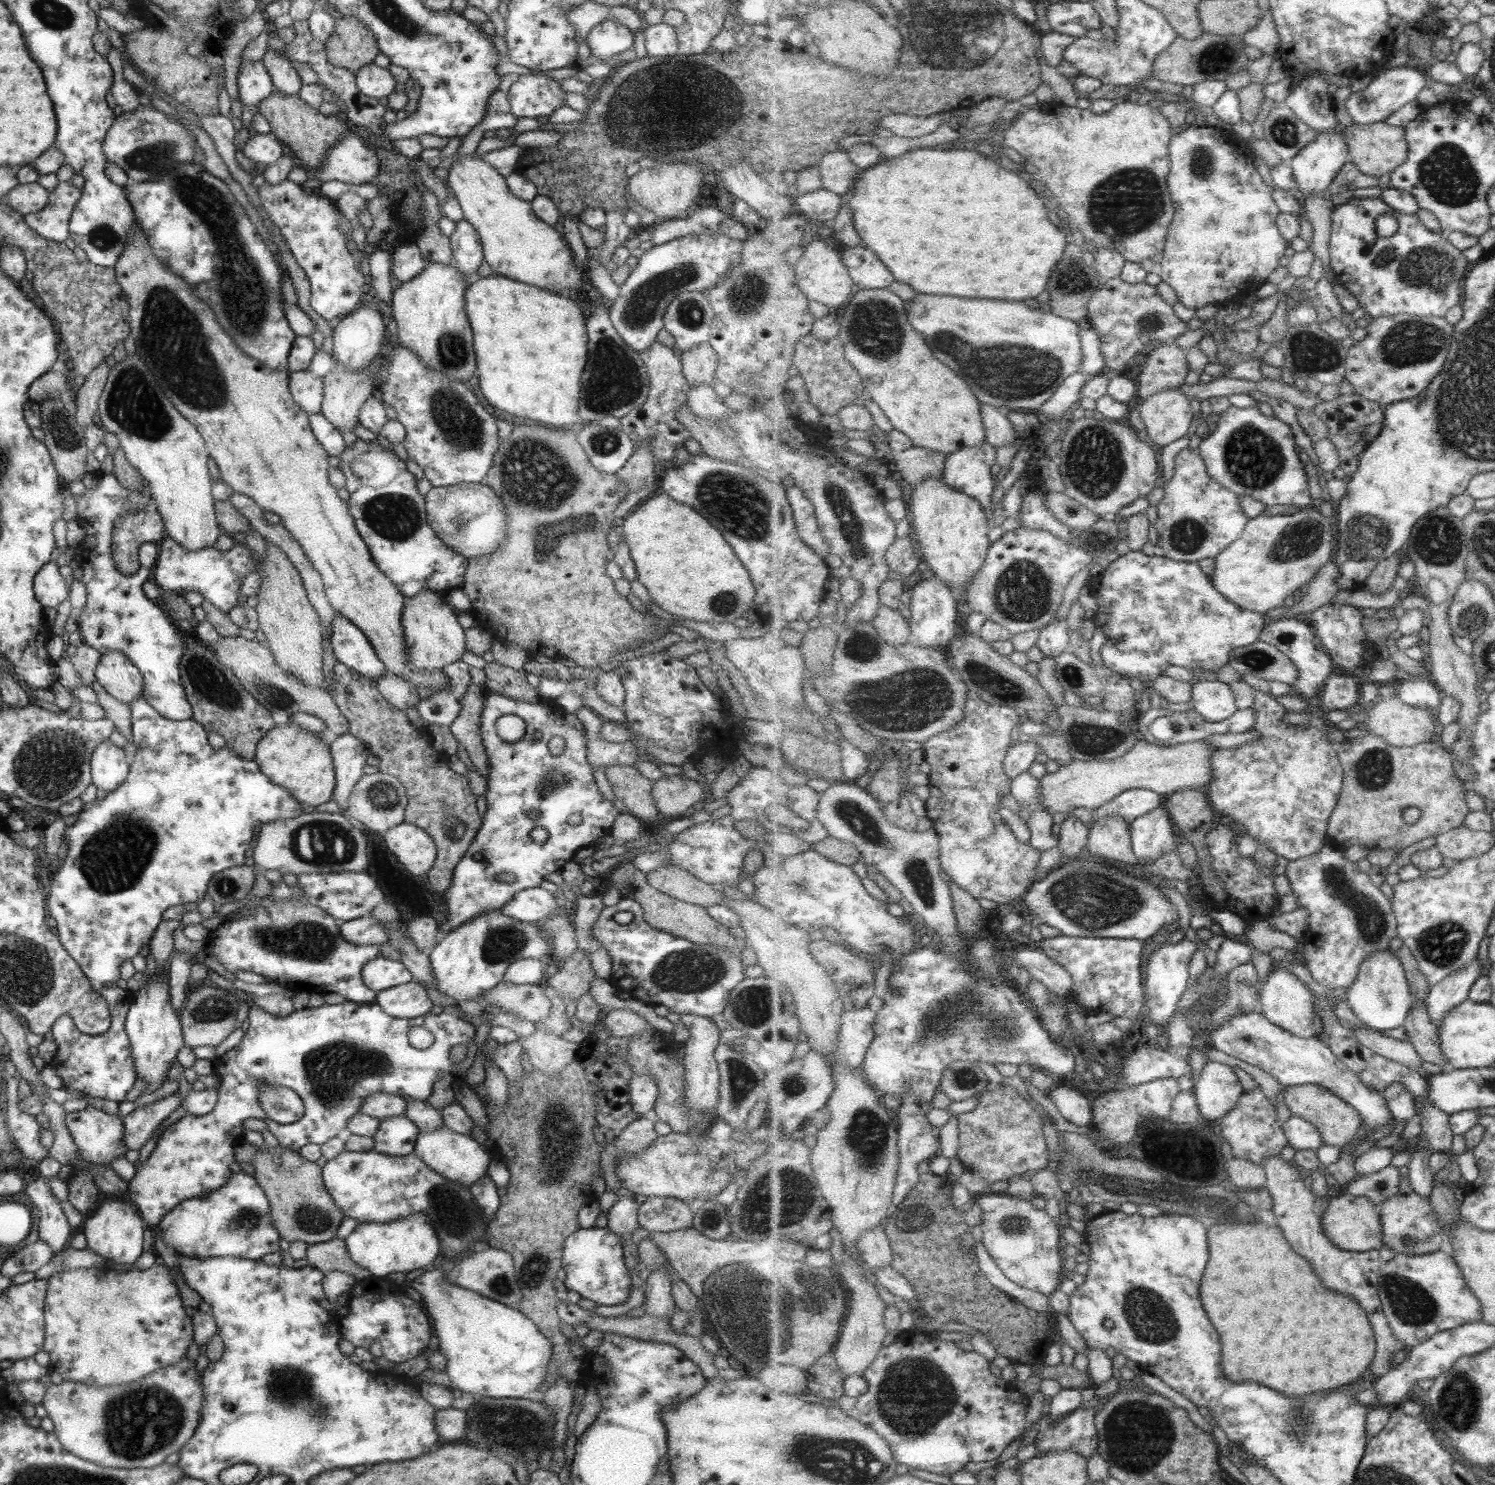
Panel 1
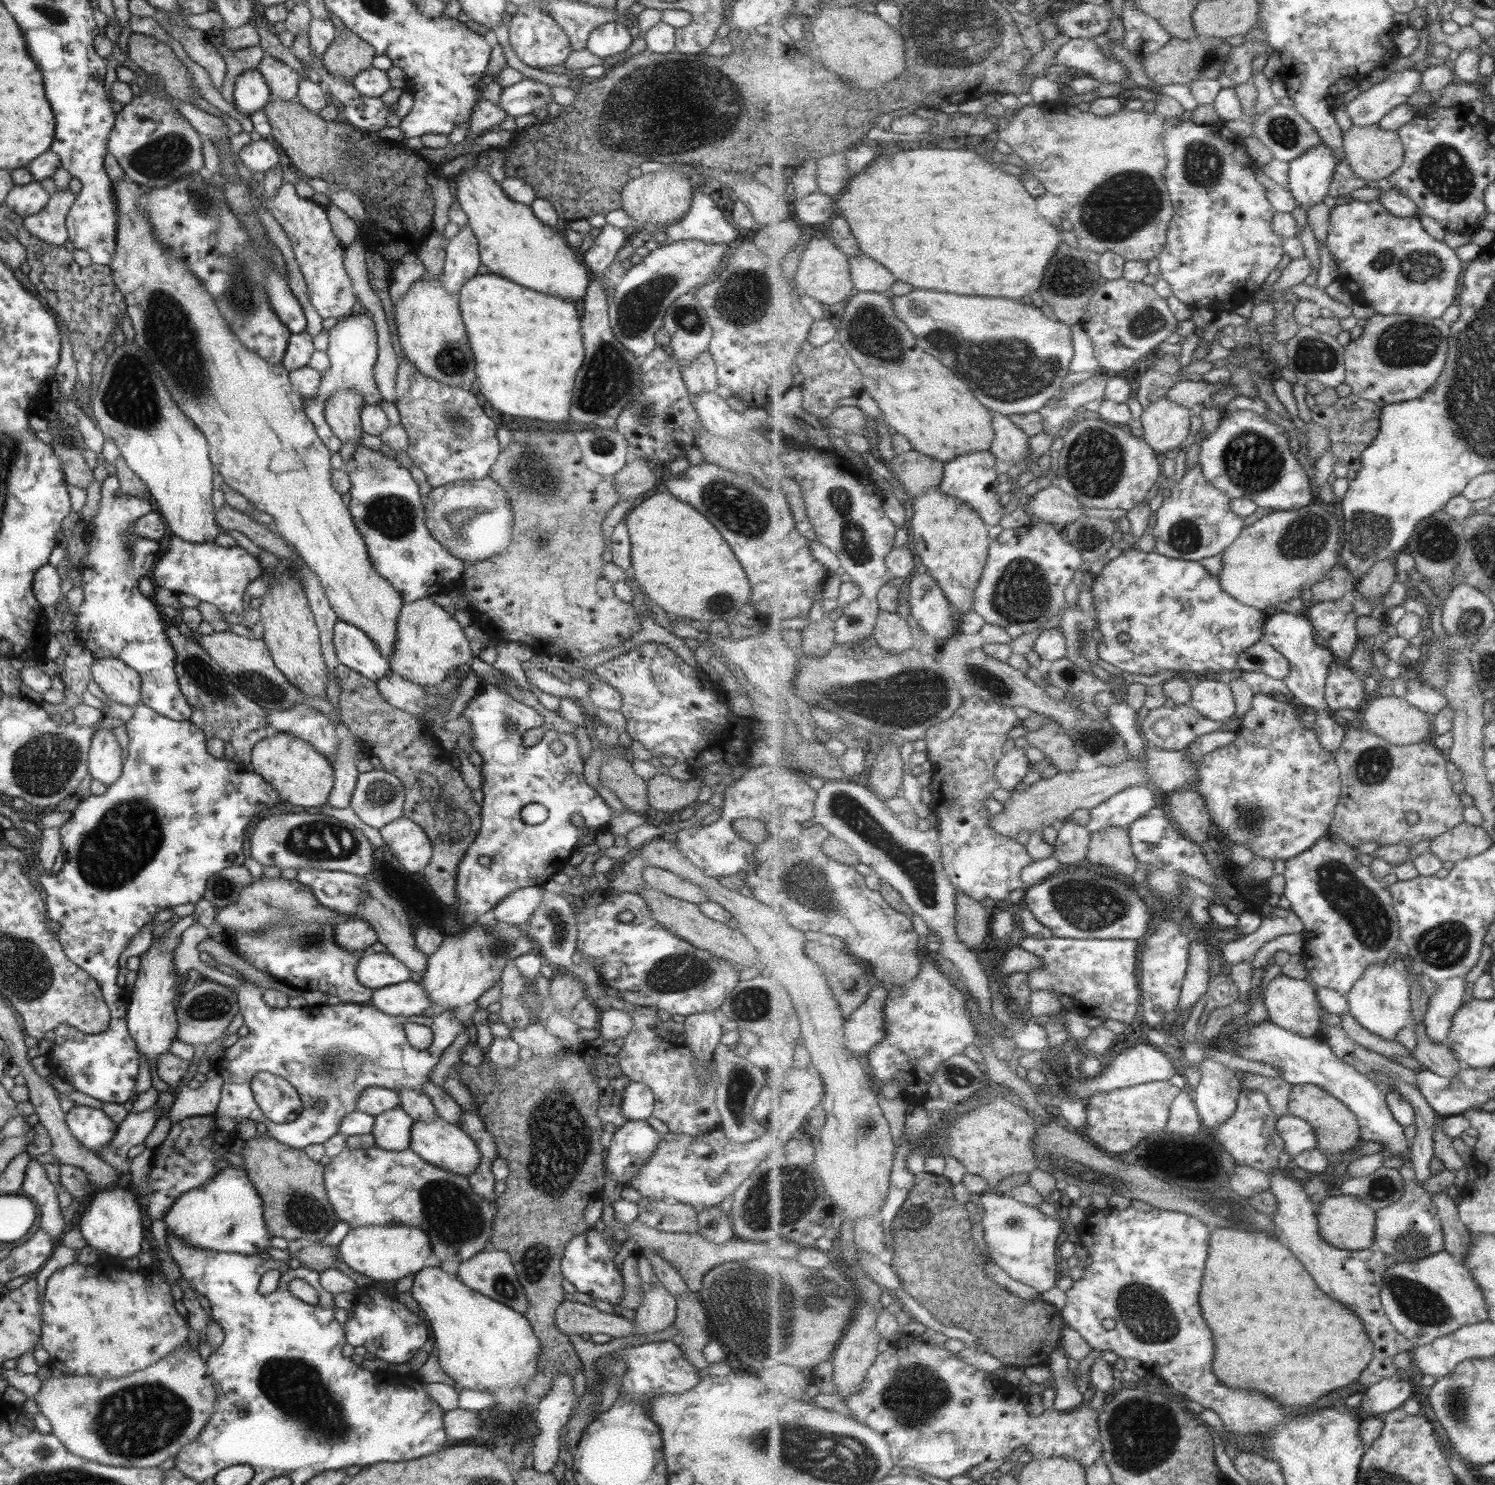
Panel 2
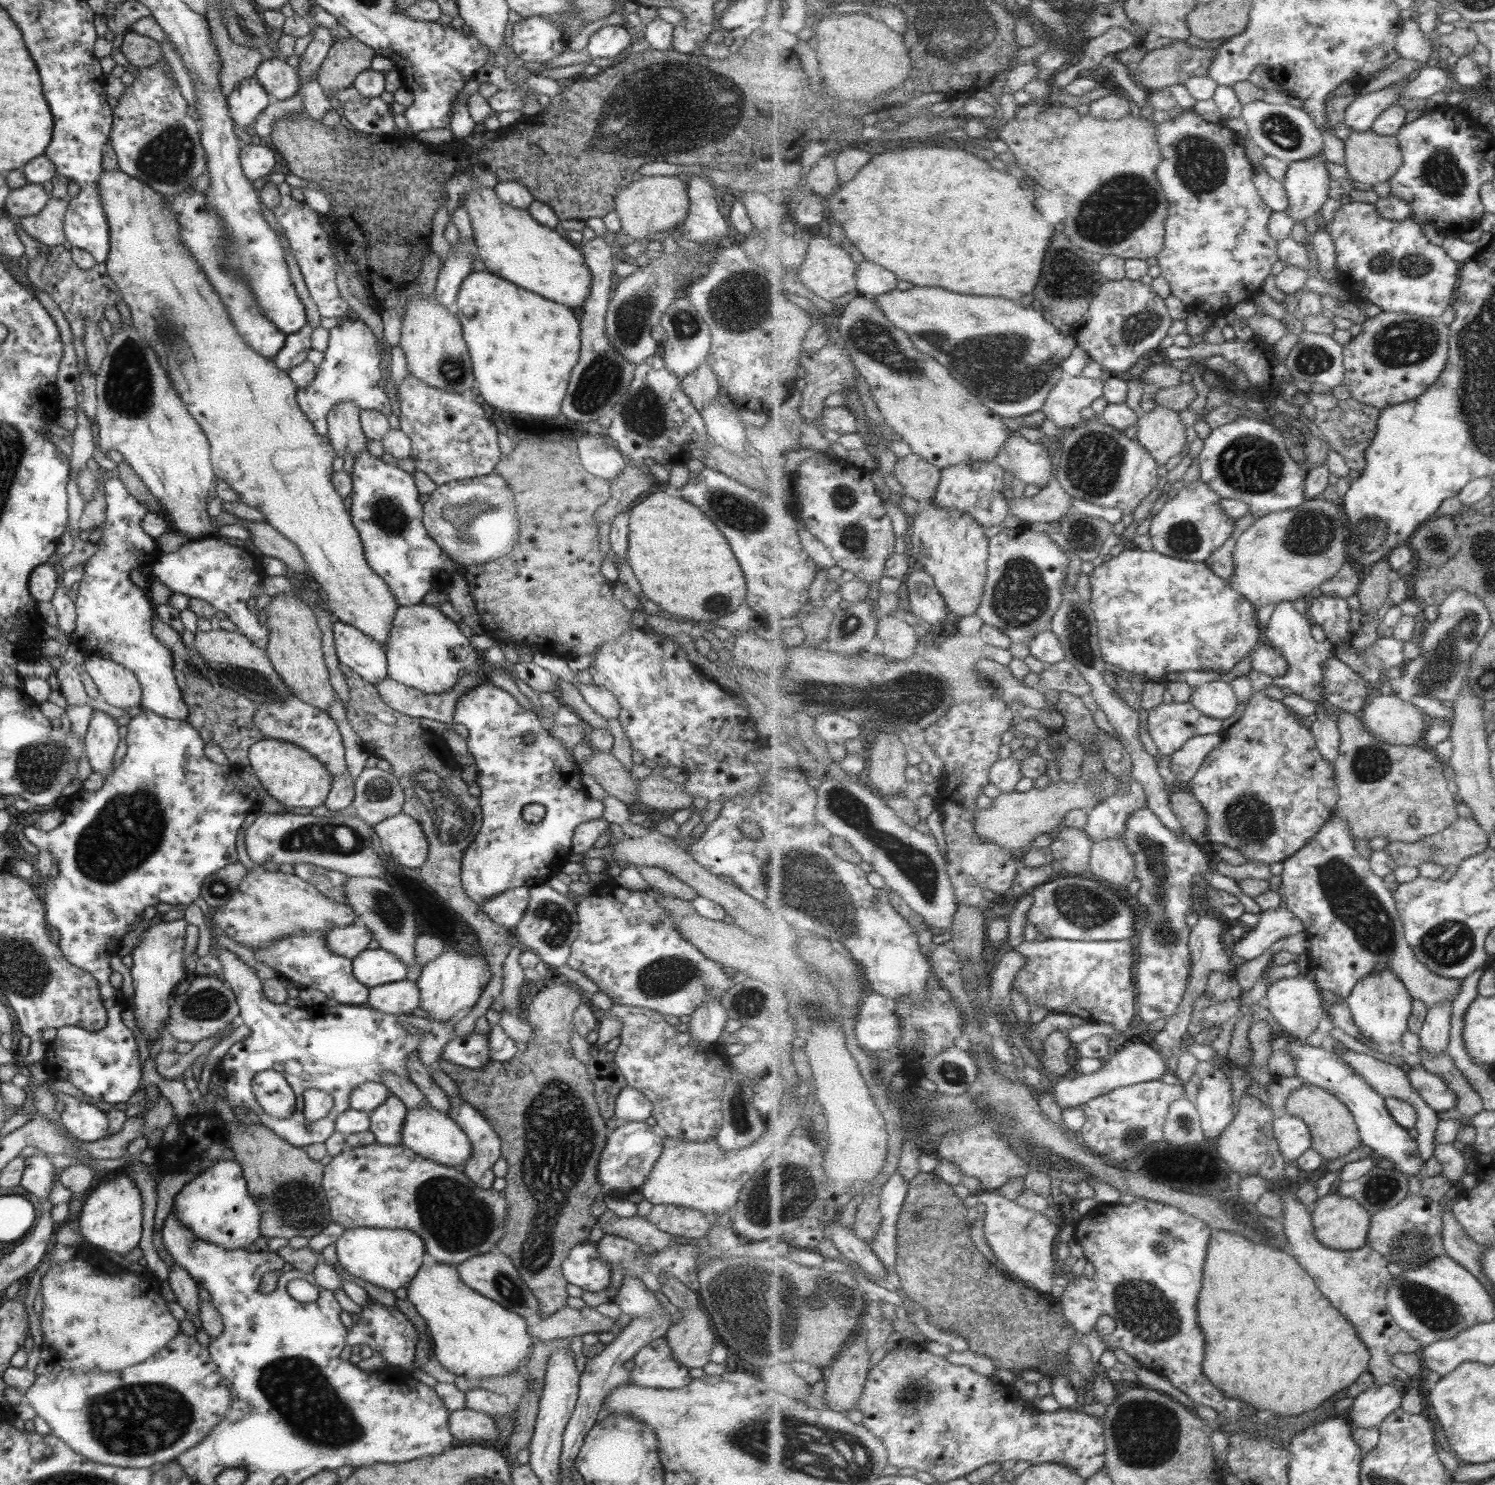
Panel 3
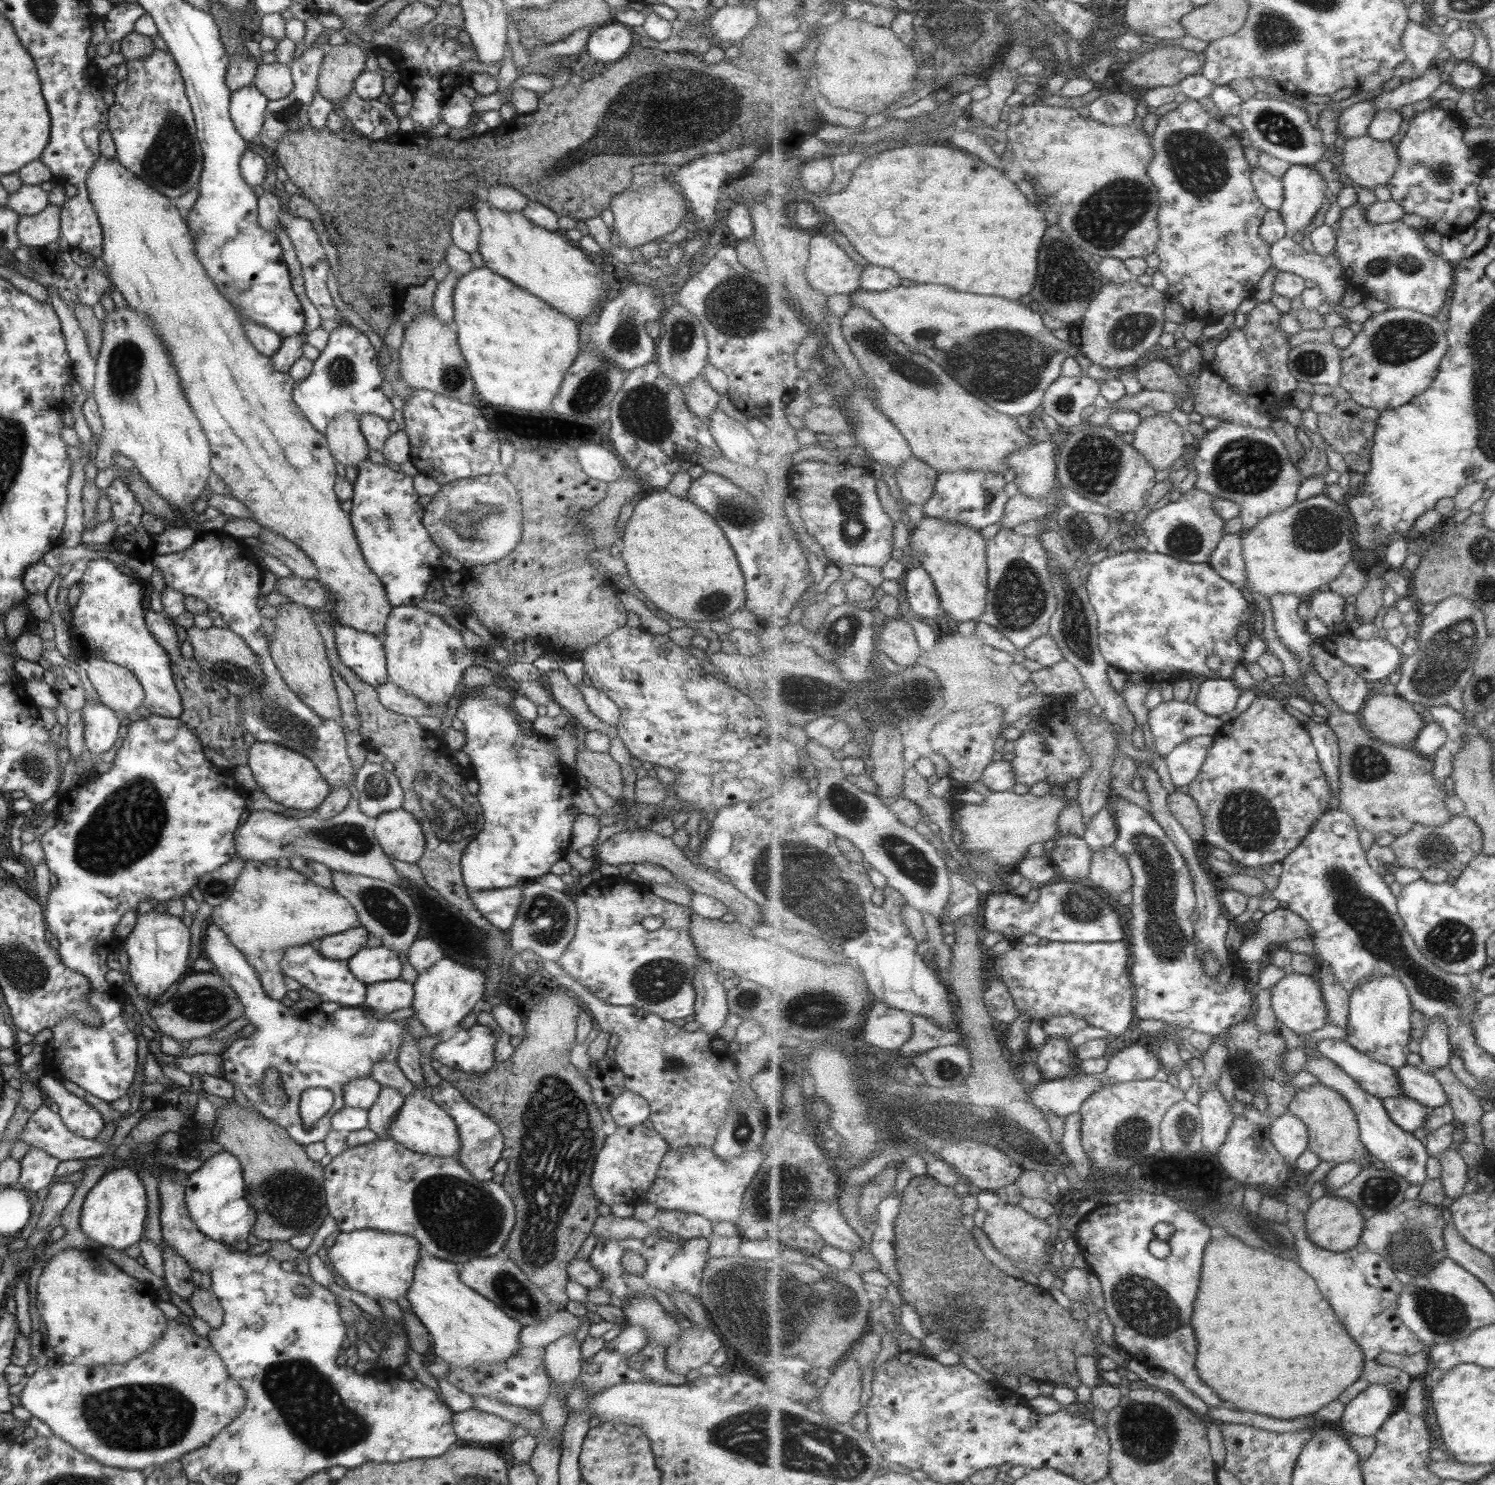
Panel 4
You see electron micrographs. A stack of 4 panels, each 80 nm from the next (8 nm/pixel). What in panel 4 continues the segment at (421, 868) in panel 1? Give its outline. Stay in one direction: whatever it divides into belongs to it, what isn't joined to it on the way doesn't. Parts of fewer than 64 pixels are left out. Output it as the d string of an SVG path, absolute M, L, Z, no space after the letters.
M401 808L378 814L374 818L374 837L385 856L409 864L417 862L425 838L415 817Z

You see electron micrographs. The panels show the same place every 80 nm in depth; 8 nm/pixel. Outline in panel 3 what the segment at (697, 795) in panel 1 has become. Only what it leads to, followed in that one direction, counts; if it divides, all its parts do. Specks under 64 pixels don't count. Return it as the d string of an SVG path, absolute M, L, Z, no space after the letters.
M651 773L636 781L637 802L664 814L680 808L692 809L693 798L685 793L682 784L668 781L659 773Z

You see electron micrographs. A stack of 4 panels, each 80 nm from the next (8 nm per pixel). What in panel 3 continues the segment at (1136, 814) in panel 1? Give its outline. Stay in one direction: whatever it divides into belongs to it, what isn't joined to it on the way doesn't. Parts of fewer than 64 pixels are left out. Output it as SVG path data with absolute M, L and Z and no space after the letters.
M1135 780L1131 783L1129 793L1109 796L1089 810L1088 823L1084 829L1093 842L1124 837L1129 817L1147 806L1149 799L1143 785Z

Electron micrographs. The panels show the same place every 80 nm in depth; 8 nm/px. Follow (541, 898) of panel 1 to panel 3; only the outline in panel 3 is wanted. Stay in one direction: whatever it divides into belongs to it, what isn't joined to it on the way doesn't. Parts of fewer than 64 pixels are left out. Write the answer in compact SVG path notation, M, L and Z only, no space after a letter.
M528 887L510 888L485 899L480 909L495 923L511 930L519 921L528 901Z

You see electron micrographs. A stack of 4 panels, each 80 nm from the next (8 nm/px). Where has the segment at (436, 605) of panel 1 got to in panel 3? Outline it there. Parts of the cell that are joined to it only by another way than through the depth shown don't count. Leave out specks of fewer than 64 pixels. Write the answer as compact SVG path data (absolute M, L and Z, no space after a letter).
M424 603L399 606L395 609L383 650L386 657L386 676L407 688L414 688L425 694L443 694L451 690L458 682L461 670L475 663L477 658L475 649L471 648L470 642L461 634L456 623L437 611L435 605Z

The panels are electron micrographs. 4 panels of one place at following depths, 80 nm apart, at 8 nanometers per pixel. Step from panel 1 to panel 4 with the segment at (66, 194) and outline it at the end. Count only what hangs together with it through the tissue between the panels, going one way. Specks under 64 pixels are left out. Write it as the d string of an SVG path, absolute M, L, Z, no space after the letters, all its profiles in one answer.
M48 204L34 215L18 215L15 234L23 246L44 247L56 242L59 232L59 209L61 206Z

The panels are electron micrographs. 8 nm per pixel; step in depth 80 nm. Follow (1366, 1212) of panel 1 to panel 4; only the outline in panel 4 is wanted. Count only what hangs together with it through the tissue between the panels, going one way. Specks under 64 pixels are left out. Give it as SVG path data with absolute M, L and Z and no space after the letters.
M1326 1193L1311 1202L1306 1212L1306 1231L1317 1246L1333 1252L1345 1252L1355 1248L1361 1242L1366 1220L1367 1218L1361 1214L1360 1208L1351 1200Z

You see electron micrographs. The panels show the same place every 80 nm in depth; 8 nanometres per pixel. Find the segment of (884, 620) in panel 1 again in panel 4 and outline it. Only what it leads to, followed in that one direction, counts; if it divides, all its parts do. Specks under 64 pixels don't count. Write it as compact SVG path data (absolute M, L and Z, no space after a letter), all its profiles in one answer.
M898 616L883 626L878 649L901 666L917 665L923 652L913 625Z

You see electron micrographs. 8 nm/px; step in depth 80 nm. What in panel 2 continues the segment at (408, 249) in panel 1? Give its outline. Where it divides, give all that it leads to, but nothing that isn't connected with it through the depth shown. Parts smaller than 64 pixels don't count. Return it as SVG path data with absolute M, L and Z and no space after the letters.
M408 252L403 256L401 262L389 274L387 295L392 307L395 303L399 303L403 295L416 280L422 278L423 273L423 265L416 257L415 252Z

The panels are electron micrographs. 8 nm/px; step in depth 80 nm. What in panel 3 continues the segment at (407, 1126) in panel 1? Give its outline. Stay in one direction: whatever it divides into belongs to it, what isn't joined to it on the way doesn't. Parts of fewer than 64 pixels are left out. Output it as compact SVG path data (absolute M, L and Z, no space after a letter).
M389 1093L370 1113L369 1130L374 1140L384 1145L401 1145L401 1126L406 1106L400 1098Z

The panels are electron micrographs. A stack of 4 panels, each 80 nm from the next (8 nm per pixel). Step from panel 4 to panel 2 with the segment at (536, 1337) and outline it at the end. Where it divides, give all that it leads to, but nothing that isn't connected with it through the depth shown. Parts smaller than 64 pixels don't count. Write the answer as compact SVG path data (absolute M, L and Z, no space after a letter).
M564 1299L554 1314L554 1327L565 1335L607 1334L611 1338L631 1335L634 1322L620 1315L598 1311L593 1305L585 1305Z

